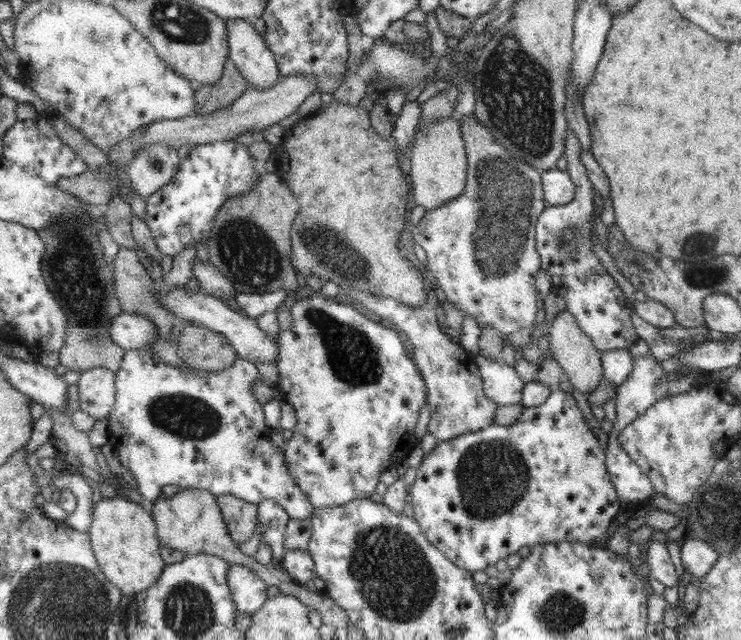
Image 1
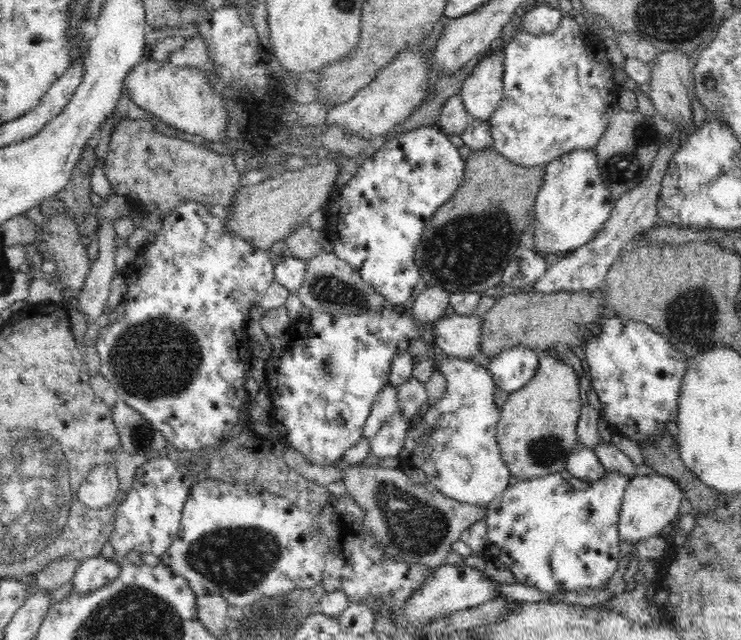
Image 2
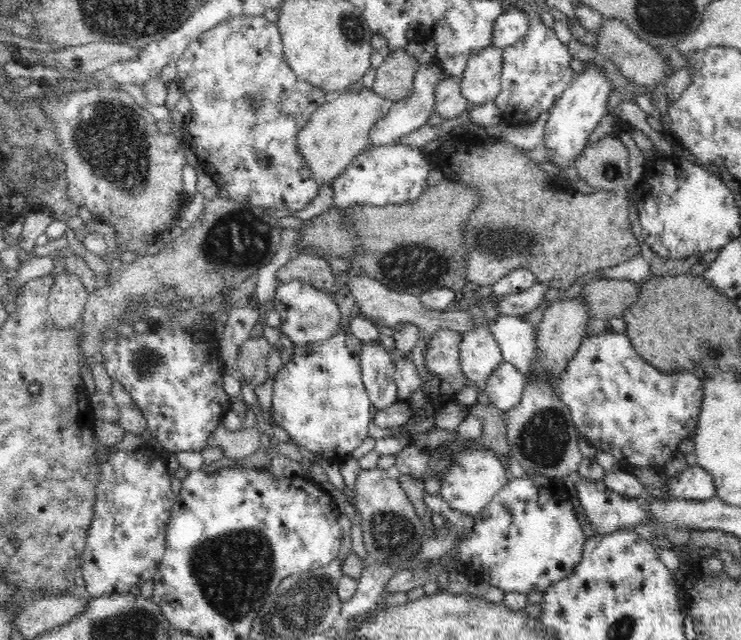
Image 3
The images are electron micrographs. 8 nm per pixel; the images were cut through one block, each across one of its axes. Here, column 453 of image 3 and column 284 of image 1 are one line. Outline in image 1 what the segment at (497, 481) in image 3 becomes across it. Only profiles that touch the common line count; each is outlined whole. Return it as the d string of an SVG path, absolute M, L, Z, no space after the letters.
M150 347L124 349L120 368L118 368L118 372L115 372L115 405L107 418L109 435L107 444L113 447L116 454L118 454L118 462L132 472L132 476L134 476L138 485L136 490L142 497L141 505L149 513L152 510L152 504L161 496L164 486L180 486L180 489L196 488L204 490L210 492L214 497L222 495L236 496L240 500L256 505L262 500L276 500L278 504L284 507L291 519L306 520L306 518L311 518L315 506L306 499L298 486L294 484L294 480L292 480L285 464L283 449L274 448L271 443L270 438L274 430L268 428L265 424L263 405L258 404L258 400L254 398L254 392L250 390L252 383L256 379L260 379L261 375L258 373L256 365L249 360L238 357L234 362L235 364L232 364L230 368L224 368L224 370L218 370L218 372L206 372L206 370L198 371L189 365L184 369L170 366L164 363Z

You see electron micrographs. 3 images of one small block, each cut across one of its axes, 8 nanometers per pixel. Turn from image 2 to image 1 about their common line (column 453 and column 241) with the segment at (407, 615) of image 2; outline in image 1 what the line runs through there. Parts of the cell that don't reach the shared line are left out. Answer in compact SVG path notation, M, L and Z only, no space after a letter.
M232 564L228 575L228 587L236 608L240 612L252 615L262 608L268 599L268 585L256 573L246 566Z

